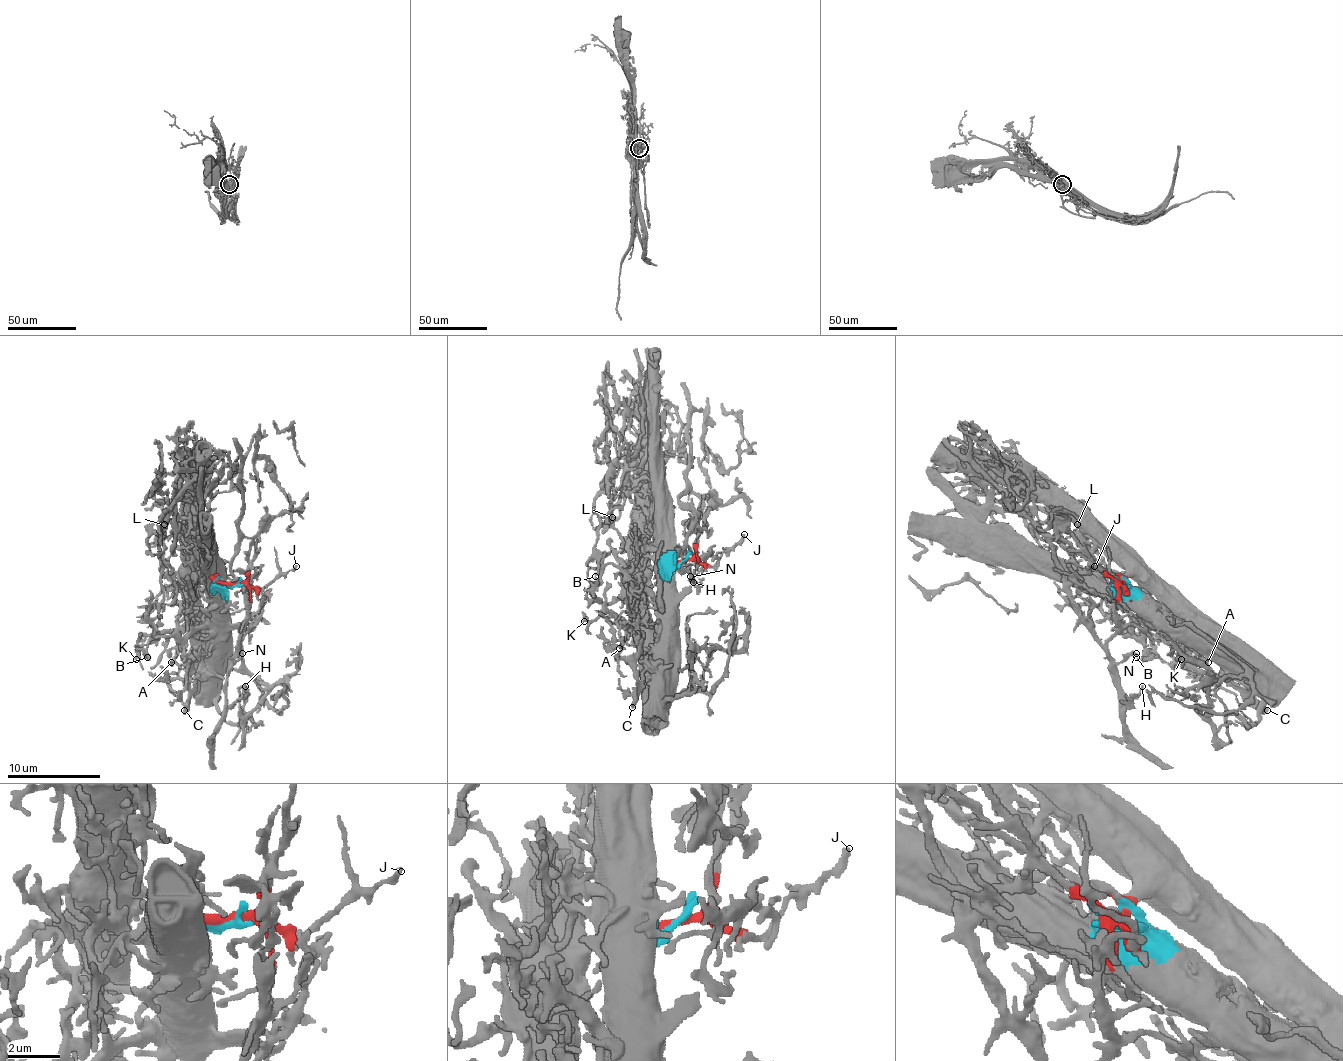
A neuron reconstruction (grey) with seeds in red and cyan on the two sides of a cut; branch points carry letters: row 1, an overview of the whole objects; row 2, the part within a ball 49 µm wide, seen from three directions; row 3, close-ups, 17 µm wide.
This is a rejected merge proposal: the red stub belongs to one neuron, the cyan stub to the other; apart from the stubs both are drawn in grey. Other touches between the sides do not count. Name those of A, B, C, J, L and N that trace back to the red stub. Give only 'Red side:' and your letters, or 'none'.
Red side: J, L

